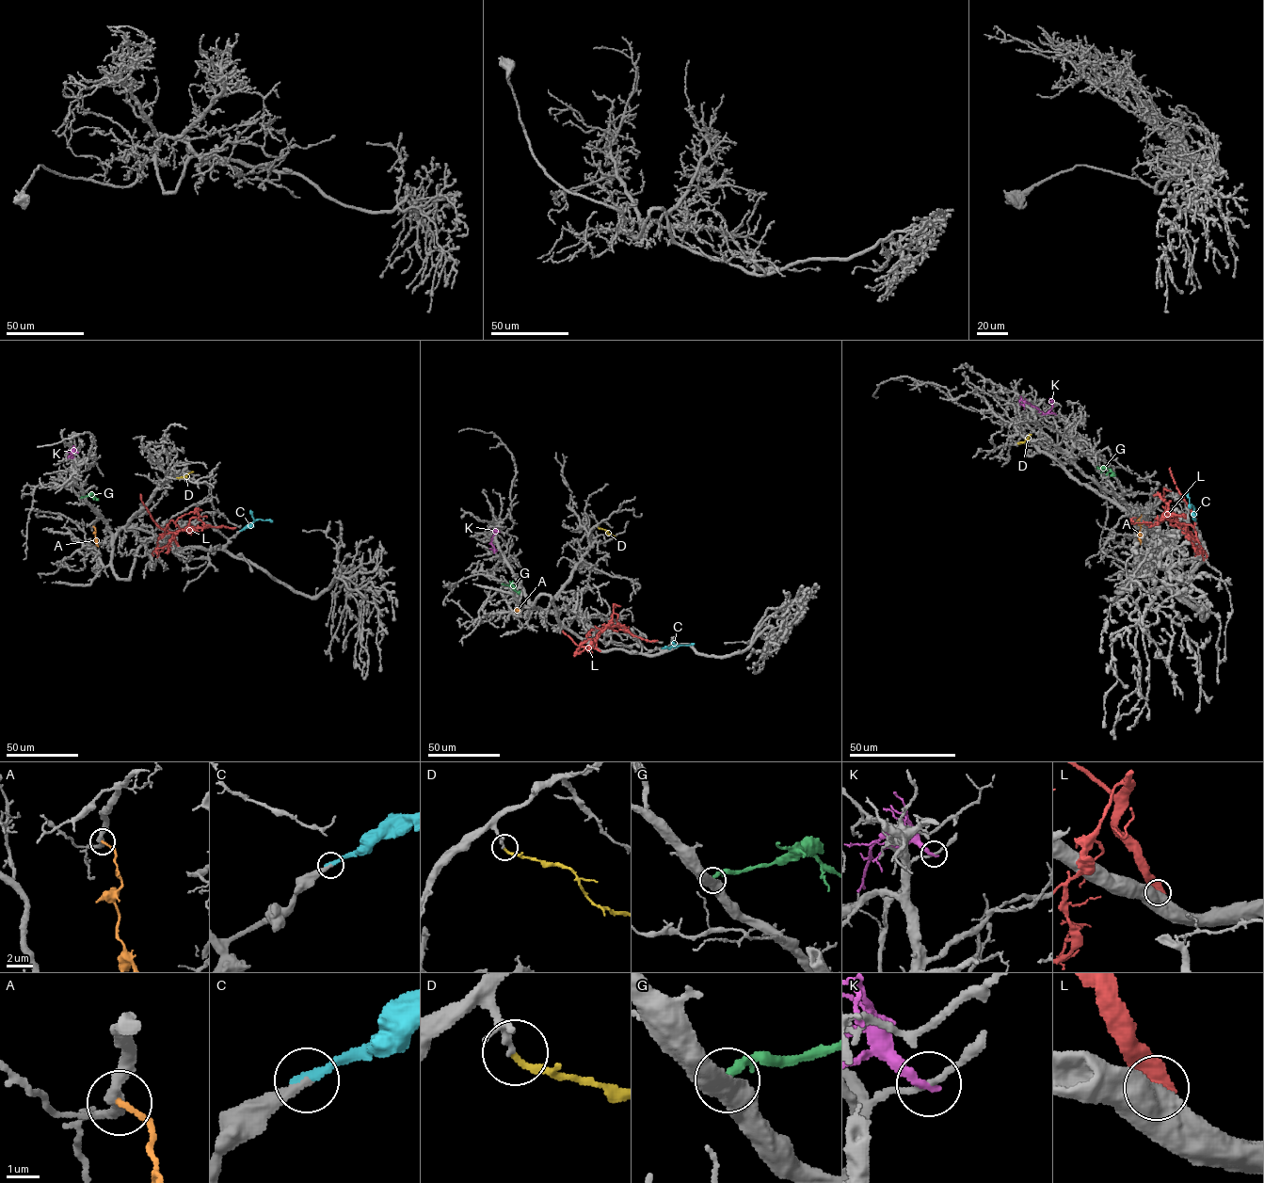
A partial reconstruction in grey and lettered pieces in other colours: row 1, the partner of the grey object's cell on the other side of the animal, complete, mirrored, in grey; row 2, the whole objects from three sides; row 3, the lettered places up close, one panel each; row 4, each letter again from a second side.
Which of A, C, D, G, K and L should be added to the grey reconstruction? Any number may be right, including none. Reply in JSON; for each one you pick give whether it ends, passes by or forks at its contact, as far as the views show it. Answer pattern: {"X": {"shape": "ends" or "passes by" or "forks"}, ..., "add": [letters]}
{"C": {"shape": "ends"}, "D": {"shape": "ends"}, "add": ["C", "D"]}

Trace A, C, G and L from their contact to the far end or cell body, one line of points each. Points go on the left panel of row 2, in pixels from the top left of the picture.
A: (93, 526), (98, 546)
C: (240, 531), (259, 519), (272, 520)
G: (80, 498), (90, 494), (98, 499)
L: (178, 545), (174, 533), (184, 528), (235, 528)

